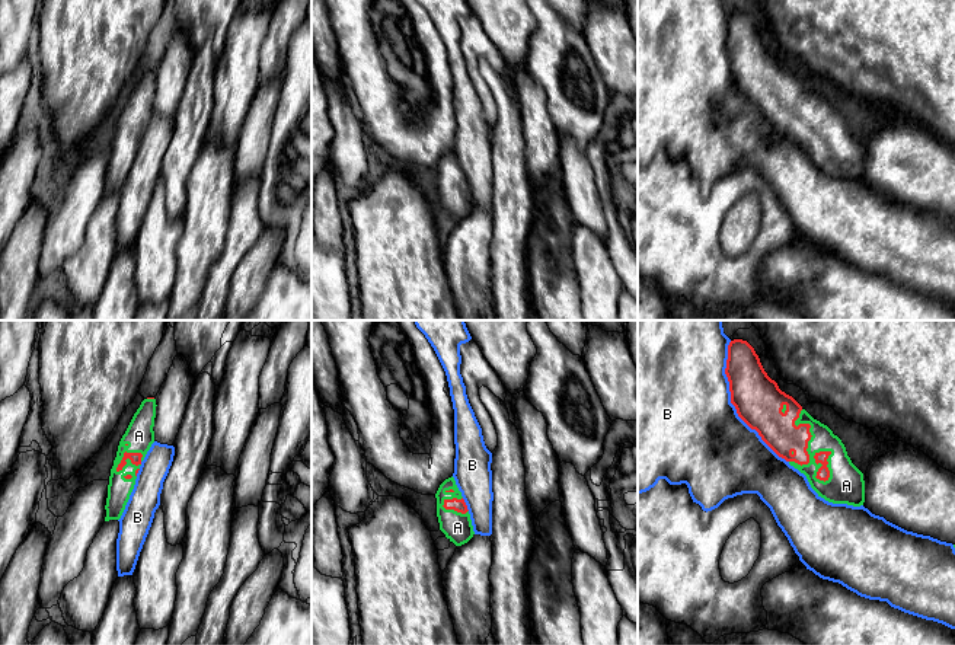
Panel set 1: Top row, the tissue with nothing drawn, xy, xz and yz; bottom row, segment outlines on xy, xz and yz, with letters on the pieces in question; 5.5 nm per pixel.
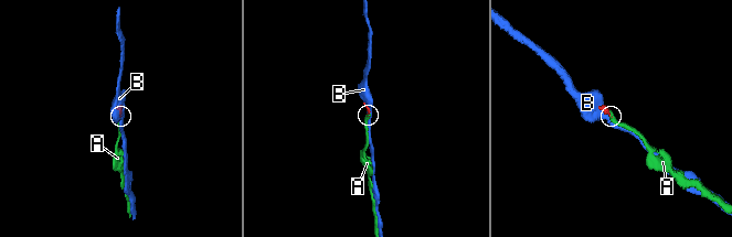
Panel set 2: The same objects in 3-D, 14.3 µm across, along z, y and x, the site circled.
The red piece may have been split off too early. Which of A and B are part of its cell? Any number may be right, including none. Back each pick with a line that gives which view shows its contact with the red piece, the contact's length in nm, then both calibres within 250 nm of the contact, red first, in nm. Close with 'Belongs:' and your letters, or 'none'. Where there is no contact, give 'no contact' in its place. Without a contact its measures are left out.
A: meets red in xy; contact 180 nm long; 60 nm thick on the red side, 160 nm on the other
Belongs: A

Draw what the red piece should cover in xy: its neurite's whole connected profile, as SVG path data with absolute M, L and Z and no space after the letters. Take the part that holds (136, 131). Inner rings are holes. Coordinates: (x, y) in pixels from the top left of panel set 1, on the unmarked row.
M147 71L122 109L111 143L105 195L119 194L134 163L137 147L154 116L156 73Z

